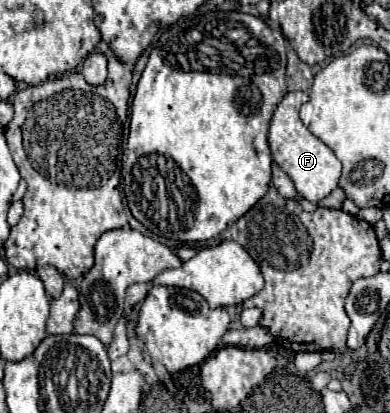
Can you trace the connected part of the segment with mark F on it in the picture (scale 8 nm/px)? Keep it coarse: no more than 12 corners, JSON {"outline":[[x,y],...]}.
{"outline":[[307,92],[277,104],[269,146],[309,202],[331,194],[341,162],[299,118]]}

